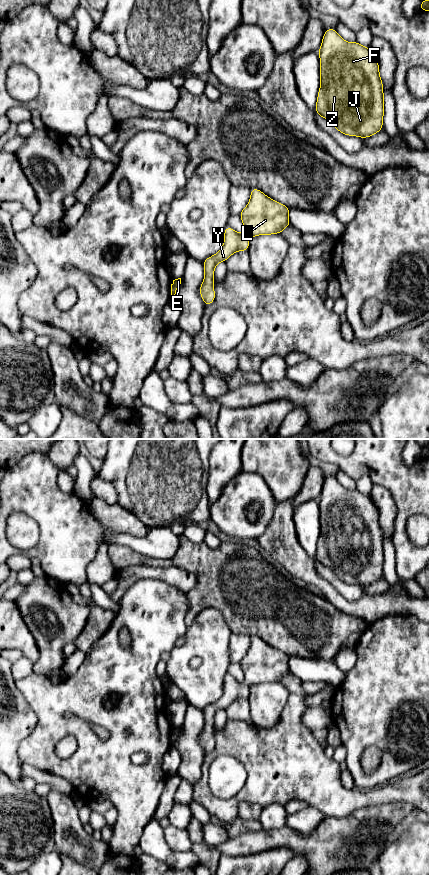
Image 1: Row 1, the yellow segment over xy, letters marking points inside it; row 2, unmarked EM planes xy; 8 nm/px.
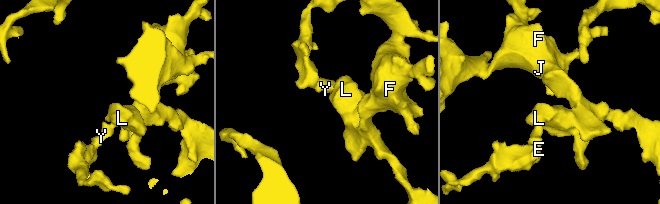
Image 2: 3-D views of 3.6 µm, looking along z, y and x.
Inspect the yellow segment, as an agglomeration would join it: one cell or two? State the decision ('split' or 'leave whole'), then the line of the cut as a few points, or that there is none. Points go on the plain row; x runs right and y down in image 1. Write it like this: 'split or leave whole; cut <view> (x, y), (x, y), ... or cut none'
leave whole; cut none

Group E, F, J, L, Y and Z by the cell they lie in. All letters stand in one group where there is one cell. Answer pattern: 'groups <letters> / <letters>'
groups E F J L Y Z

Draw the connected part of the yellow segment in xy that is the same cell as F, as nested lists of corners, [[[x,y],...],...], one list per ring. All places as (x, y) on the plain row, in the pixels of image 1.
[[[334,476],[326,477],[318,498],[320,537],[316,561],[327,567],[342,582],[369,586],[382,578],[384,540],[379,512],[369,495],[345,489]]]

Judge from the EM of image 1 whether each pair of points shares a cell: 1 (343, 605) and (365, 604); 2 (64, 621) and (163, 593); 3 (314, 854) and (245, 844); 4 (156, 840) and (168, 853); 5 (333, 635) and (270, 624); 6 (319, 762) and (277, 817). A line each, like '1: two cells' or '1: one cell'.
1: one cell
2: two cells
3: one cell
4: one cell
5: one cell
6: two cells

